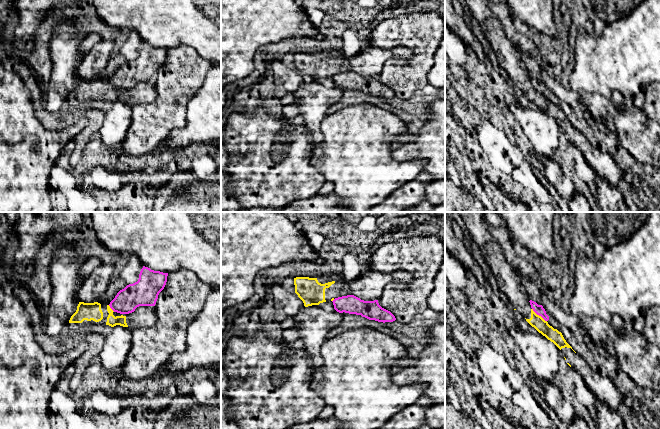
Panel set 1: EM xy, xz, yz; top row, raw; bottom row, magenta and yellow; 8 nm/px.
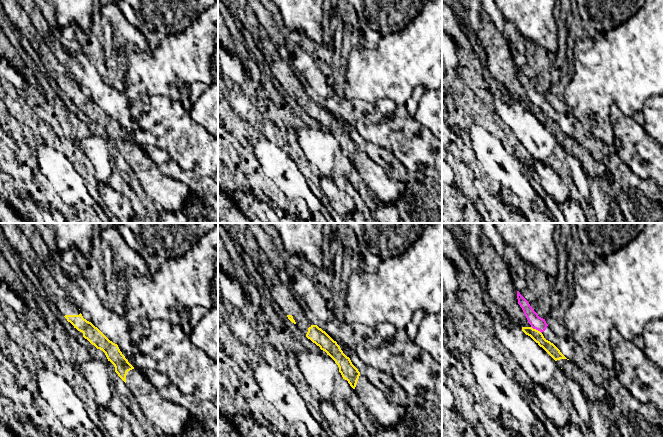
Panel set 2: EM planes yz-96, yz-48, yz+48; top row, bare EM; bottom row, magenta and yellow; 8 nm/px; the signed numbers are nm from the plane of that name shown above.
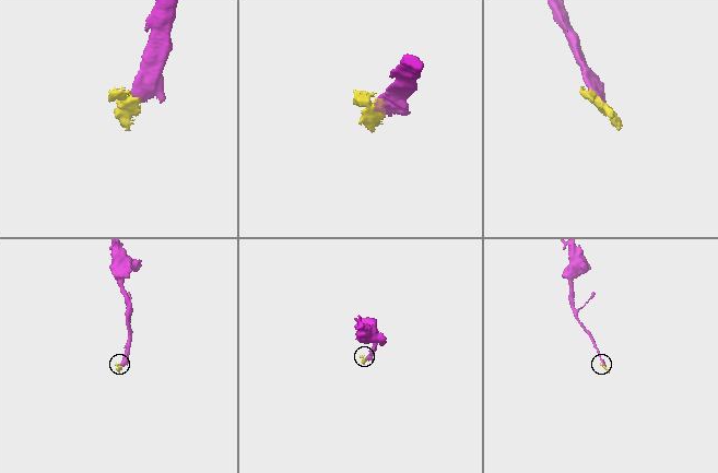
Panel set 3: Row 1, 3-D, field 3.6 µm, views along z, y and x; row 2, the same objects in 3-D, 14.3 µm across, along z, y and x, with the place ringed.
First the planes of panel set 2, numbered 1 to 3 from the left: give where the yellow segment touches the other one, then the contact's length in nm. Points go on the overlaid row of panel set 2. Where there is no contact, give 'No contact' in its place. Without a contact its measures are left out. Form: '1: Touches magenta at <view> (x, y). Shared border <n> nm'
1: No contact
2: No contact
3: Touches magenta at yz+48 (536, 329). Shared border 110 nm

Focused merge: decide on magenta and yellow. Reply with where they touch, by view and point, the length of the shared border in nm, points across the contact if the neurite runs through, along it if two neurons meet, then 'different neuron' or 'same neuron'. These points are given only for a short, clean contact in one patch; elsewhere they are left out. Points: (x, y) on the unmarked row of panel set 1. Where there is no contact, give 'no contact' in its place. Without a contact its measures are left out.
meets magenta in yz at (539, 91); contact 160 nm long; border along yz (532, 84), (546, 97); different neuron

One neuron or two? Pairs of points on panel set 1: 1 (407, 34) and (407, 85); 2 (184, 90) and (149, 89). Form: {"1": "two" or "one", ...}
{"1": "one", "2": "two"}

